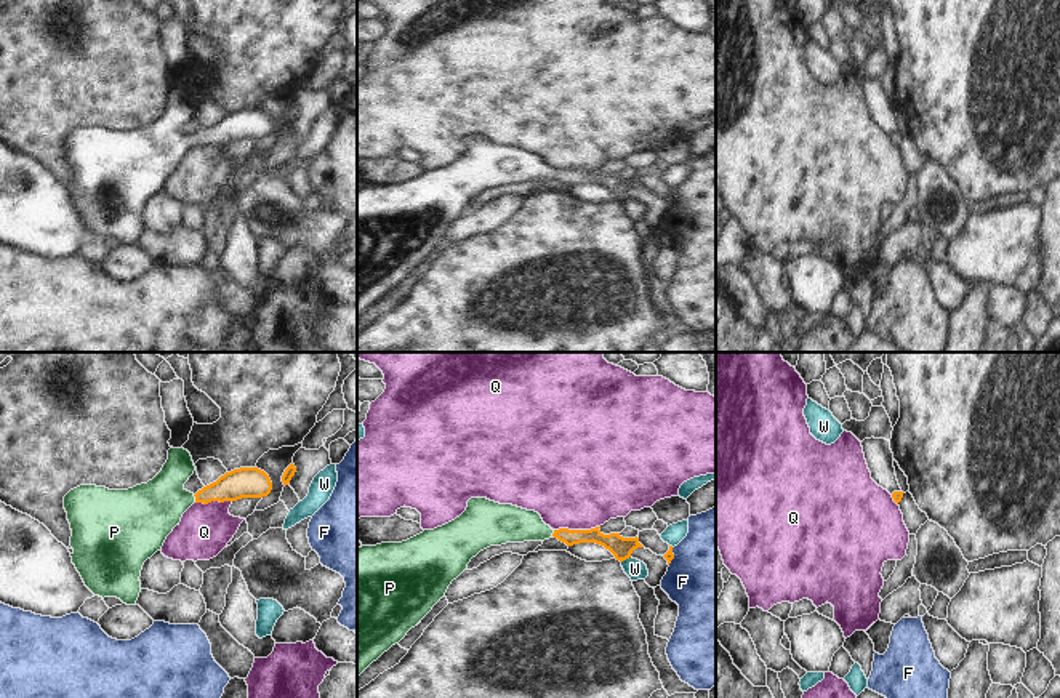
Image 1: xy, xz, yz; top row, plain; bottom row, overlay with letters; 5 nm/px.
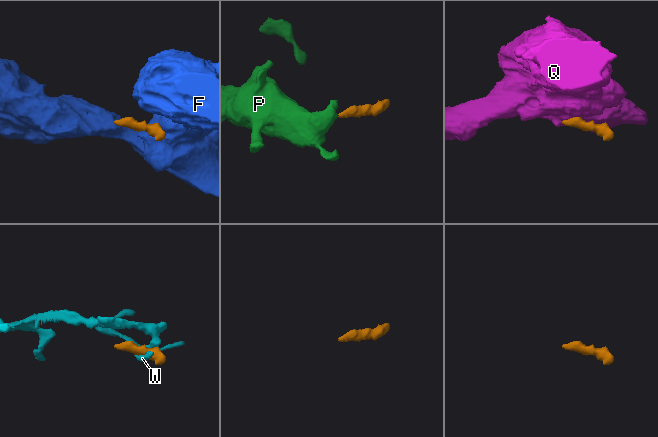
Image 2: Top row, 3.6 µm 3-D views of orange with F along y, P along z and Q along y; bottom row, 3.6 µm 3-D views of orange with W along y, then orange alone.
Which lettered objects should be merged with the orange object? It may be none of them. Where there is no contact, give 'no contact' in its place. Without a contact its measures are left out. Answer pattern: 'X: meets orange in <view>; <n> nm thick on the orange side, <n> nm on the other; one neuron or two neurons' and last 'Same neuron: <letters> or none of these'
F: meets orange in xz; 50 nm thick on the orange side, 460 nm on the other; two neurons
P: meets orange in xy; 150 nm thick on the orange side, 280 nm on the other; one neuron
Q: meets orange in xz; 110 nm thick on the orange side, 500 nm on the other; two neurons
W: meets orange in xz; 110 nm thick on the orange side, 100 nm on the other; two neurons
Same neuron: P

